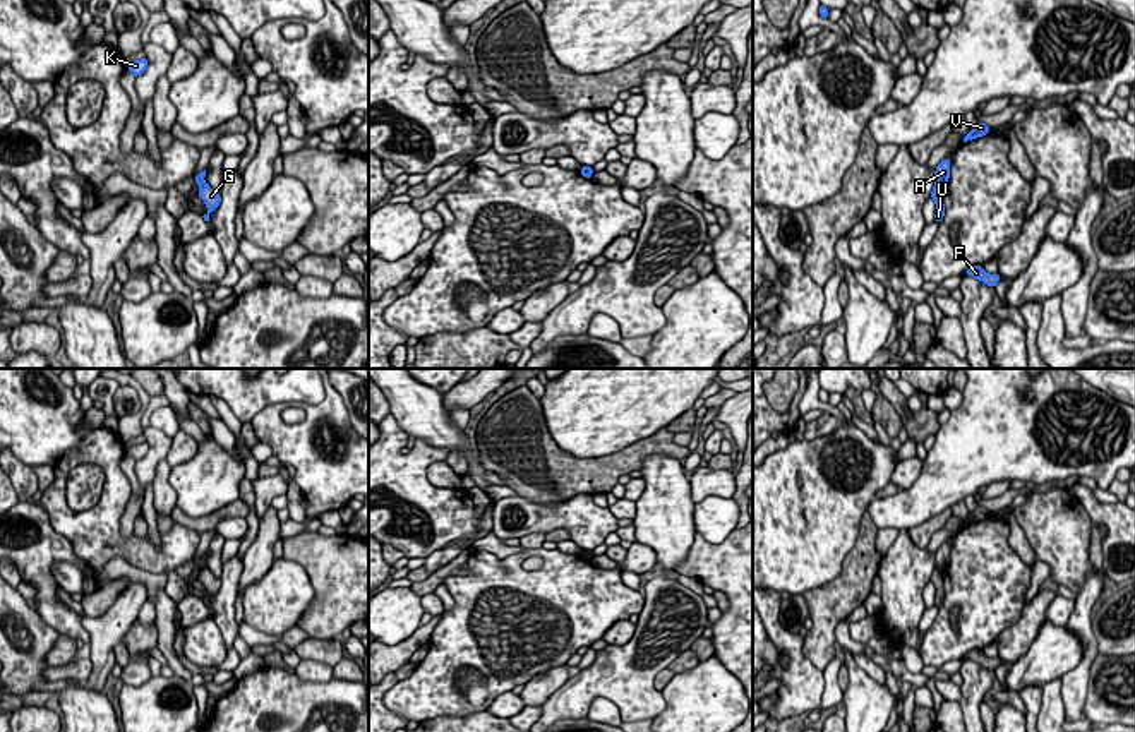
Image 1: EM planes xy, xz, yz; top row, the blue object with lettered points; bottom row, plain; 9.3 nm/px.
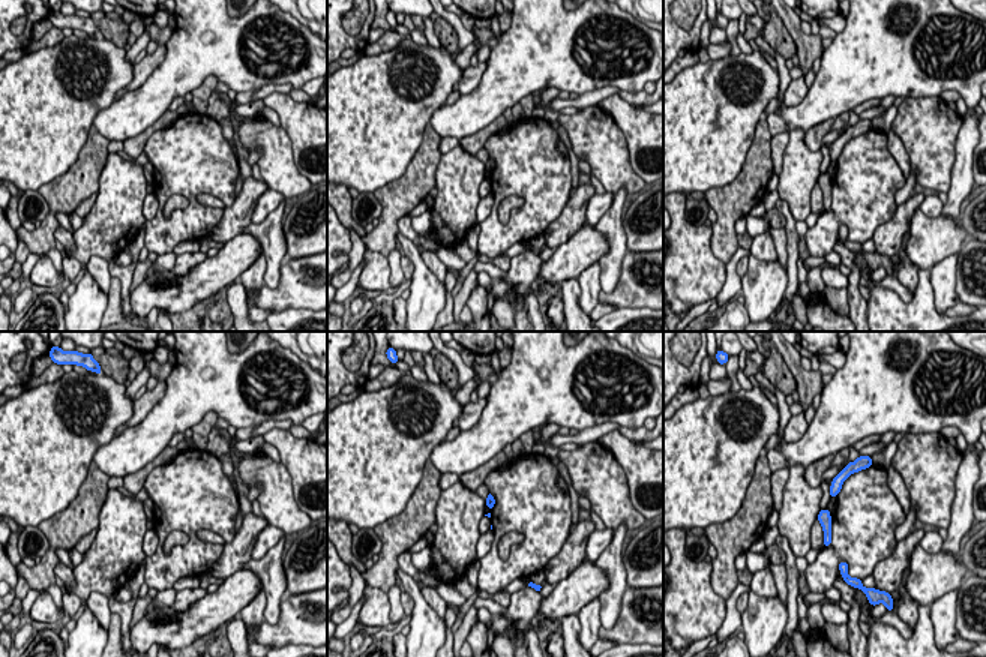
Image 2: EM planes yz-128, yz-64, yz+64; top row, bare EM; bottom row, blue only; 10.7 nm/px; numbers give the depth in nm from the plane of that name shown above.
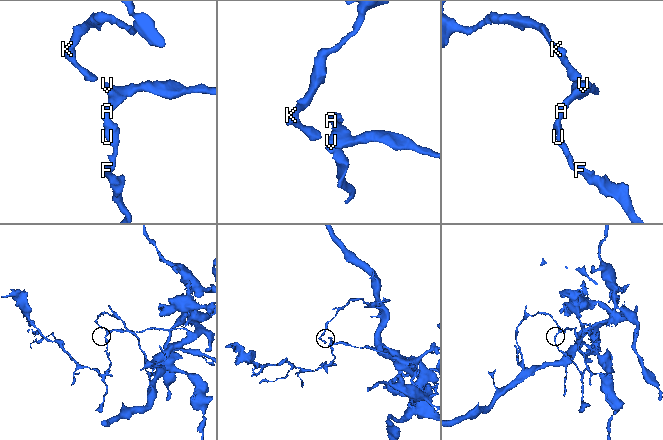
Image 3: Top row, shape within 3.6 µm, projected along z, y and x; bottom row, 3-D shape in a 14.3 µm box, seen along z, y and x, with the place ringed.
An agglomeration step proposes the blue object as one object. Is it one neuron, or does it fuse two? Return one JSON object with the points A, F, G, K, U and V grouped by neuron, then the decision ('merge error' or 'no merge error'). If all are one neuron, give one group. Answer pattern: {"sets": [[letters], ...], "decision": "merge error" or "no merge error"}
{"sets": [["A", "K", "V"], ["F", "G", "U"]], "decision": "merge error"}

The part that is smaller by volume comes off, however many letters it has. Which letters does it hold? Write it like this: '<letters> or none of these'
F, G, U

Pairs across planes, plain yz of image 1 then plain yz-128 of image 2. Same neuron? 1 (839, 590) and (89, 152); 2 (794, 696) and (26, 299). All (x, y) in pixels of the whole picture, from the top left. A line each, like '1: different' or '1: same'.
1: same
2: different

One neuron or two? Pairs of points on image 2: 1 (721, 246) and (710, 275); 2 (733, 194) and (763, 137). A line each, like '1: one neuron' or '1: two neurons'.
1: two neurons
2: one neuron

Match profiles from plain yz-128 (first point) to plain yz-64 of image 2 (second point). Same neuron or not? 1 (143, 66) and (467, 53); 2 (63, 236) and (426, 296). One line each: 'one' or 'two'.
1: two
2: one

